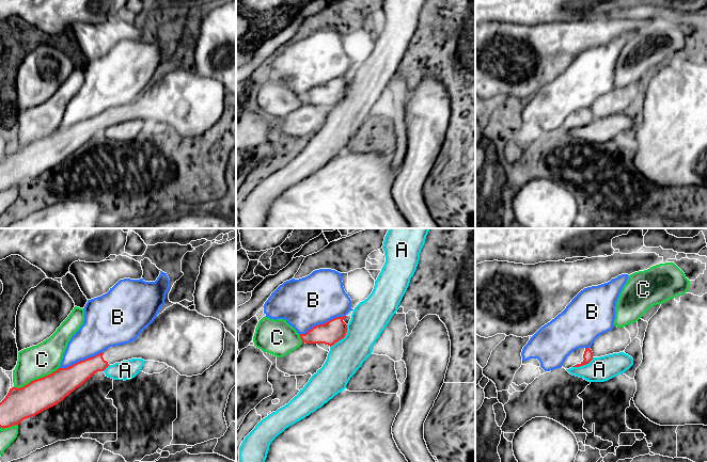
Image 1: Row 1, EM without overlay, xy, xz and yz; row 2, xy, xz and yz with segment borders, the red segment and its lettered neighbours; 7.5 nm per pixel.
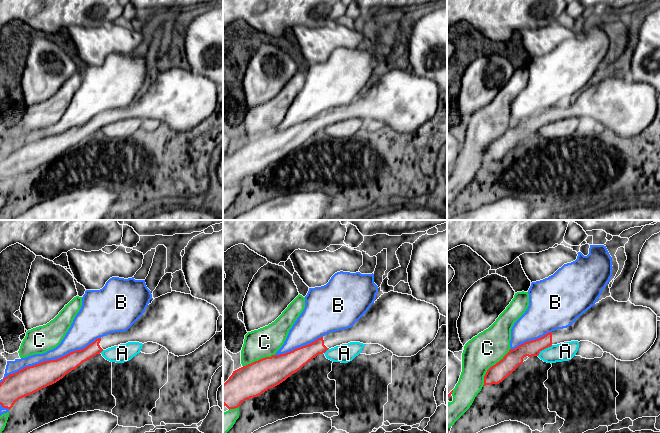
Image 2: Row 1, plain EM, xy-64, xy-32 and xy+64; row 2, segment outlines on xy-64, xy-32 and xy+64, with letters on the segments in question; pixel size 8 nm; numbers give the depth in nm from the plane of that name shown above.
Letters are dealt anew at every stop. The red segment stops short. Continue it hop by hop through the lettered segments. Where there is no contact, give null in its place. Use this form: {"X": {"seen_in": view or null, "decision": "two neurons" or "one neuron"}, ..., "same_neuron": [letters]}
{"A": {"seen_in": "xz", "decision": "two neurons"}, "B": {"seen_in": "xz", "decision": "two neurons"}, "C": {"seen_in": "xy", "decision": "two neurons"}, "same_neuron": []}

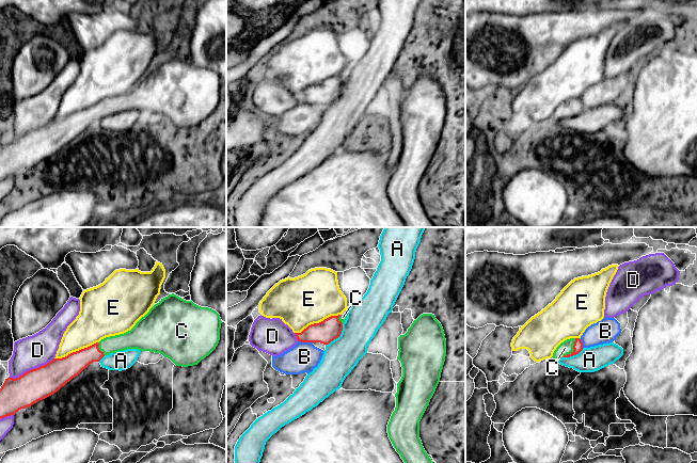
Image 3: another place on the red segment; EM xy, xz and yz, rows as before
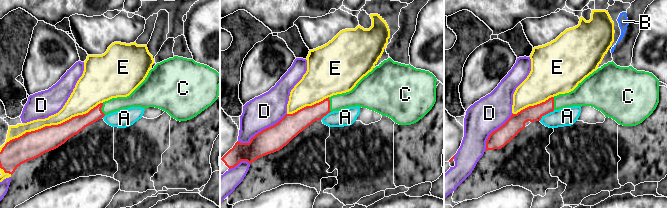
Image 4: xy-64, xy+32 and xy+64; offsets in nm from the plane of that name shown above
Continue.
{"A": {"seen_in": "xz", "decision": "two neurons"}, "B": {"seen_in": "xz", "decision": "two neurons"}, "C": {"seen_in": "yz", "decision": "one neuron"}, "D": {"seen_in": "xy", "decision": "two neurons"}, "E": {"seen_in": "xz", "decision": "two neurons"}, "same_neuron": ["C"]}

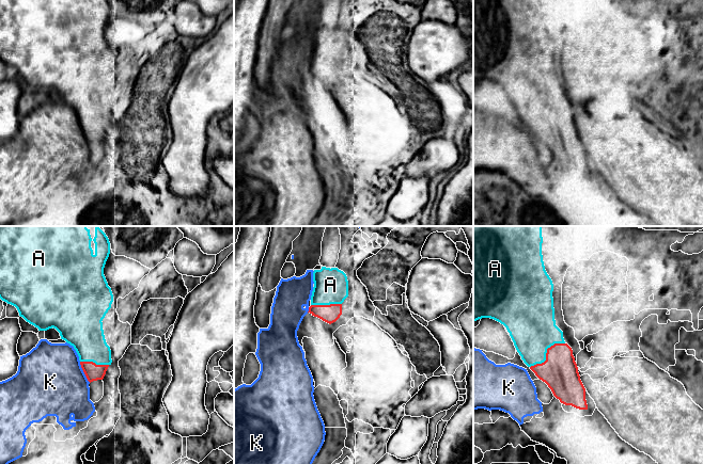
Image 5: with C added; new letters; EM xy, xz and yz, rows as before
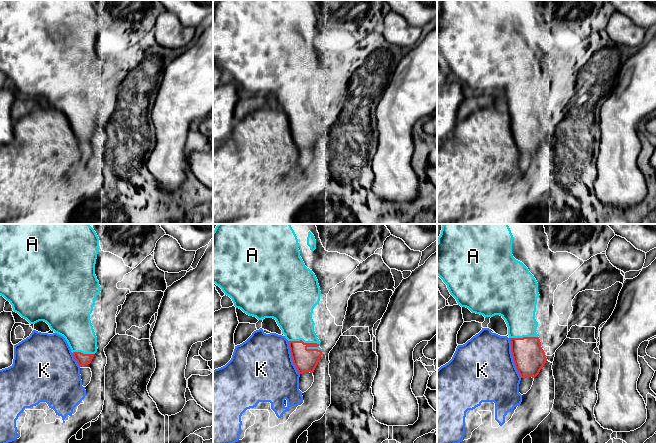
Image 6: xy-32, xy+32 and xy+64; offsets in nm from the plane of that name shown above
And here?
{"A": {"seen_in": "yz", "decision": "one neuron"}, "K": {"seen_in": "xy", "decision": "two neurons"}, "same_neuron": ["A"]}

